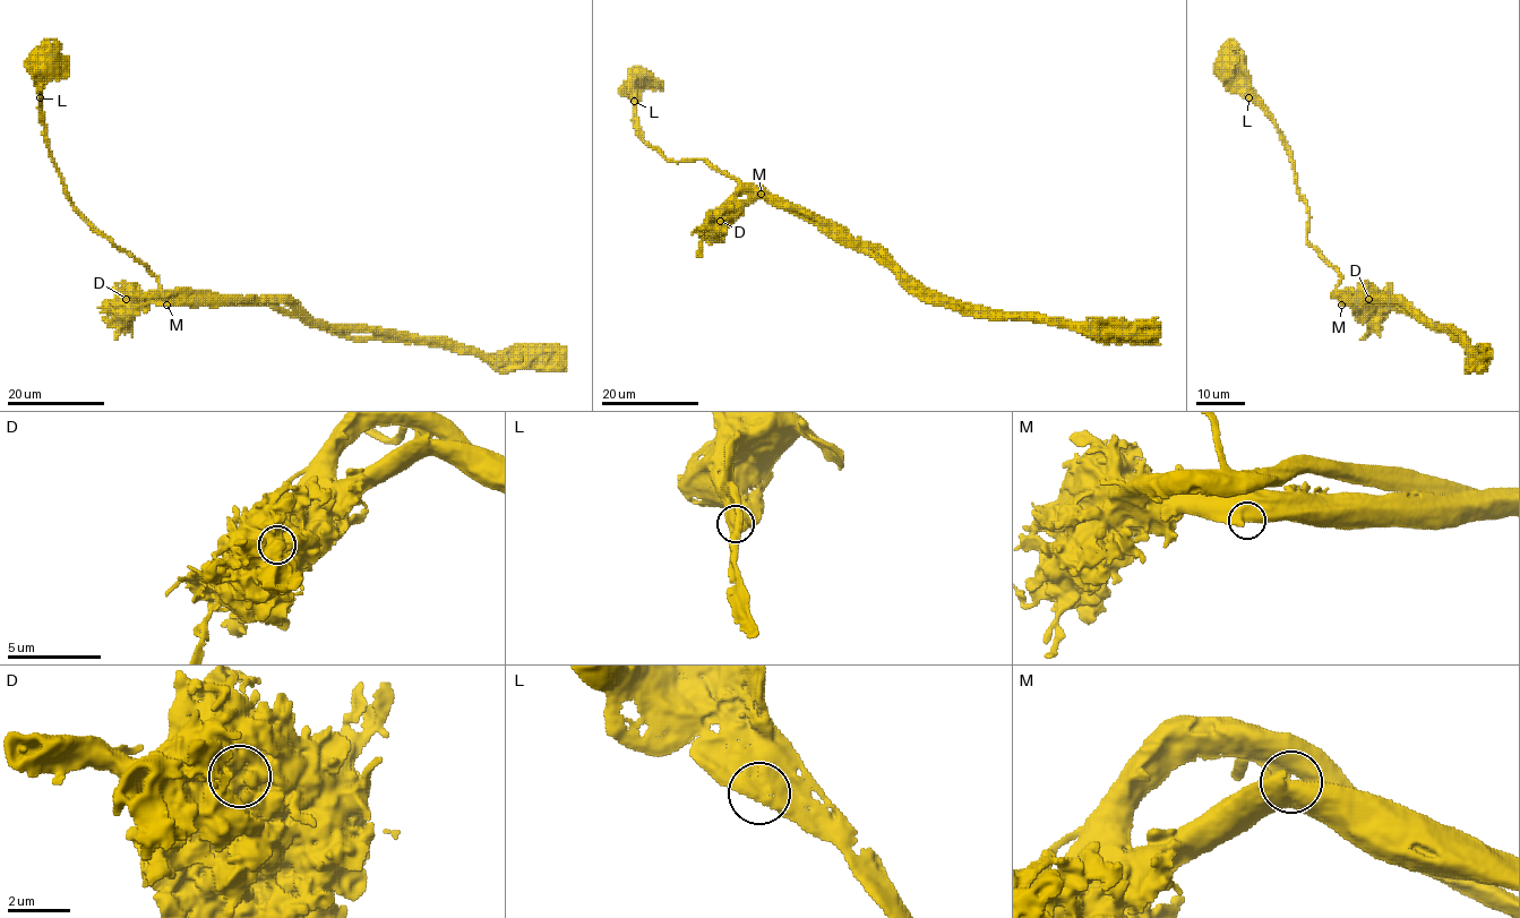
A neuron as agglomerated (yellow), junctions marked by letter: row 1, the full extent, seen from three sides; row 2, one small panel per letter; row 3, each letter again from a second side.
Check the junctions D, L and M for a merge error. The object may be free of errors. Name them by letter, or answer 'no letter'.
D

